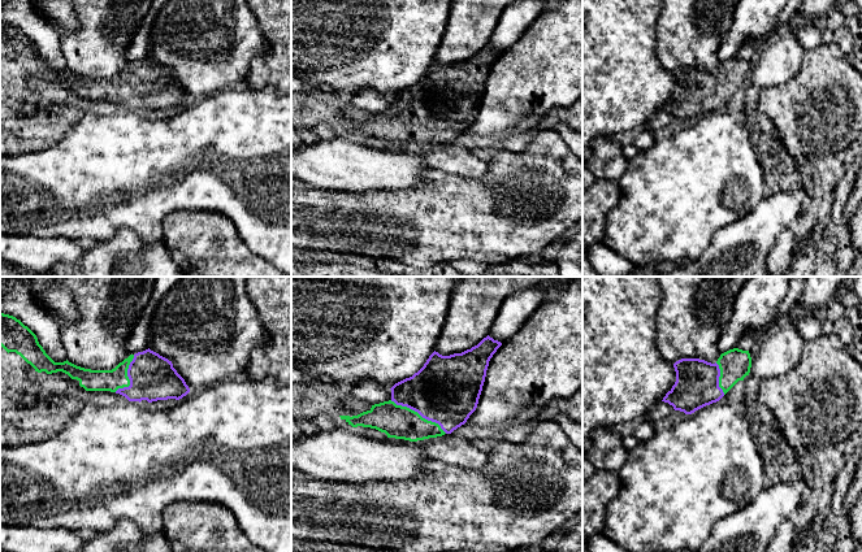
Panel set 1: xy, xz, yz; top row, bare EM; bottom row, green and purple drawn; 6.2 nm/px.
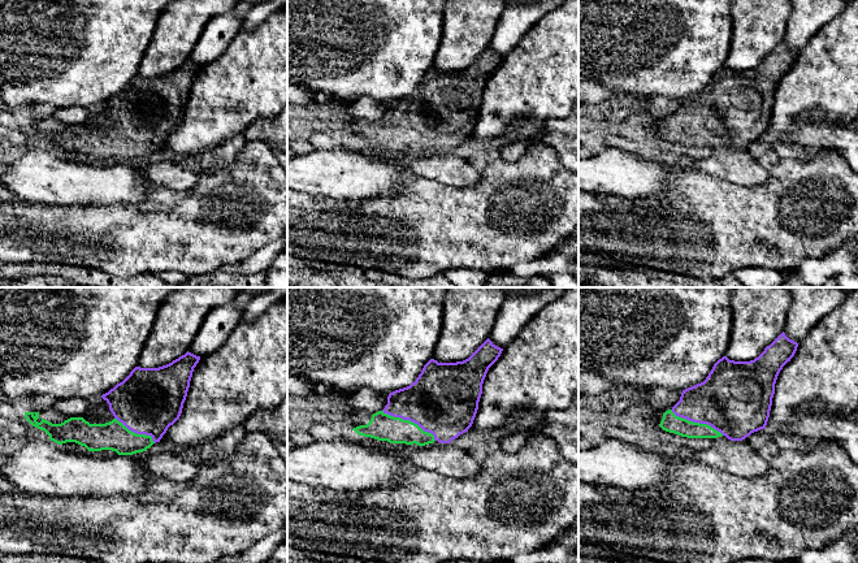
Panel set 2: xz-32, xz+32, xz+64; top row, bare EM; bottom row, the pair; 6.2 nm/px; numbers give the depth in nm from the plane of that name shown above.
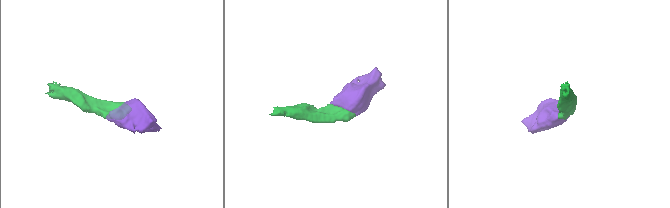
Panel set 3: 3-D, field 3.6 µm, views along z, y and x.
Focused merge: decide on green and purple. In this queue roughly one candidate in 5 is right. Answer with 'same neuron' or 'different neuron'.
same neuron

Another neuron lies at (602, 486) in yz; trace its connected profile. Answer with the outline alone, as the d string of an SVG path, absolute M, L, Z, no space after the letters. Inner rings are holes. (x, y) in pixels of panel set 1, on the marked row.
M595 470L582 482L582 546L588 547L590 536L603 534L606 508L618 490L619 477L615 471Z

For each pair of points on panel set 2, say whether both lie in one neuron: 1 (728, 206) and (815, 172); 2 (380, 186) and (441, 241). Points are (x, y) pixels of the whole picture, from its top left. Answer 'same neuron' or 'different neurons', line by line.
1: same neuron
2: different neurons

